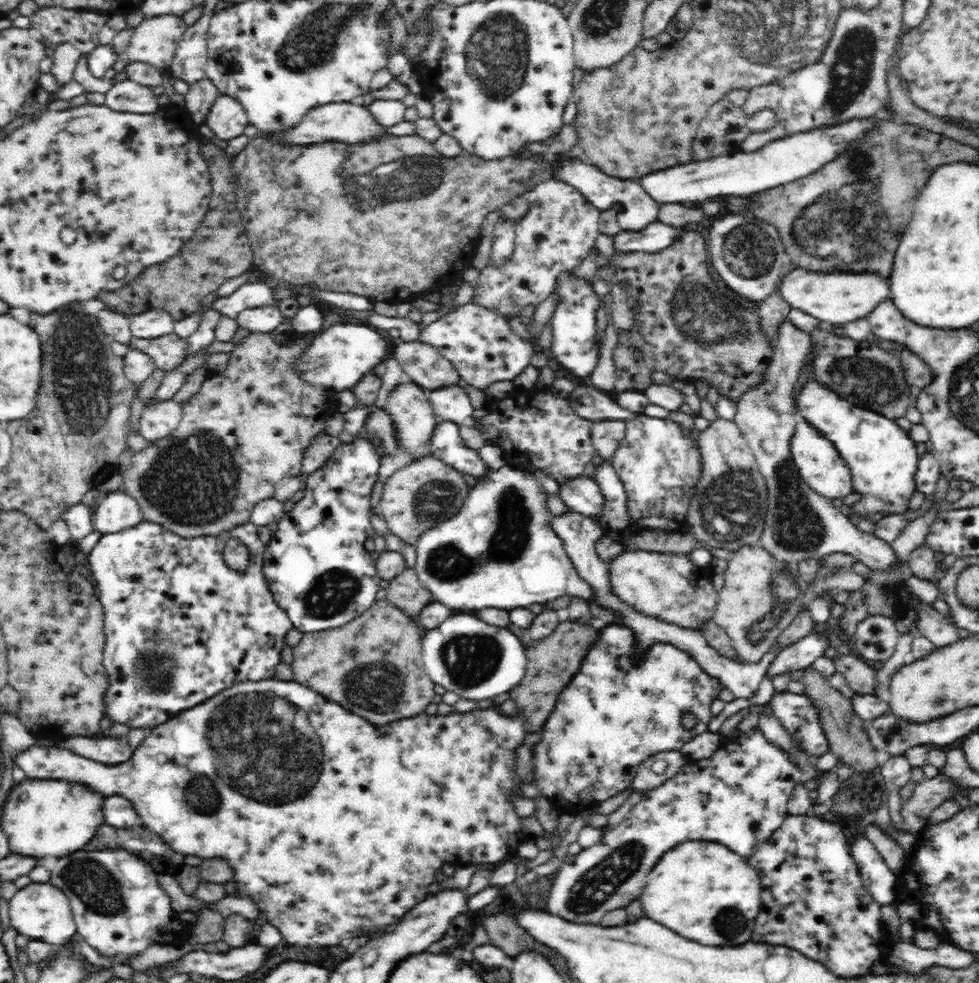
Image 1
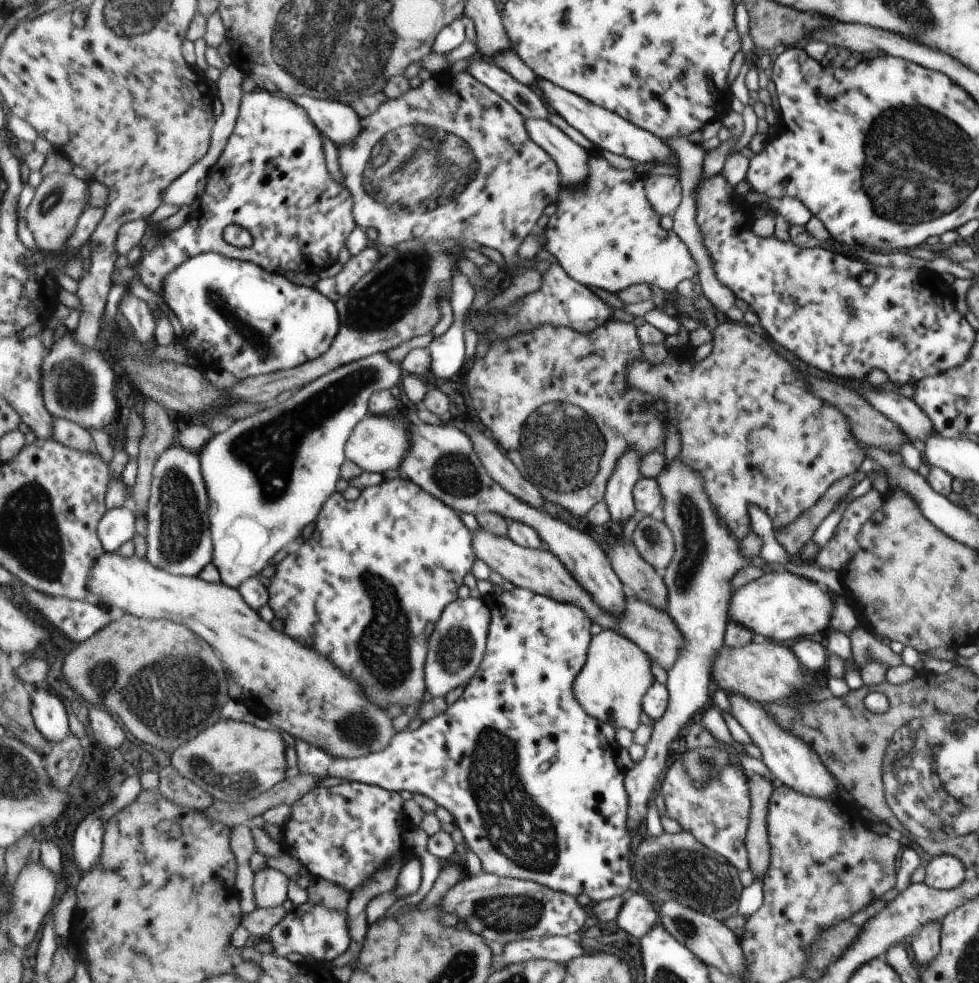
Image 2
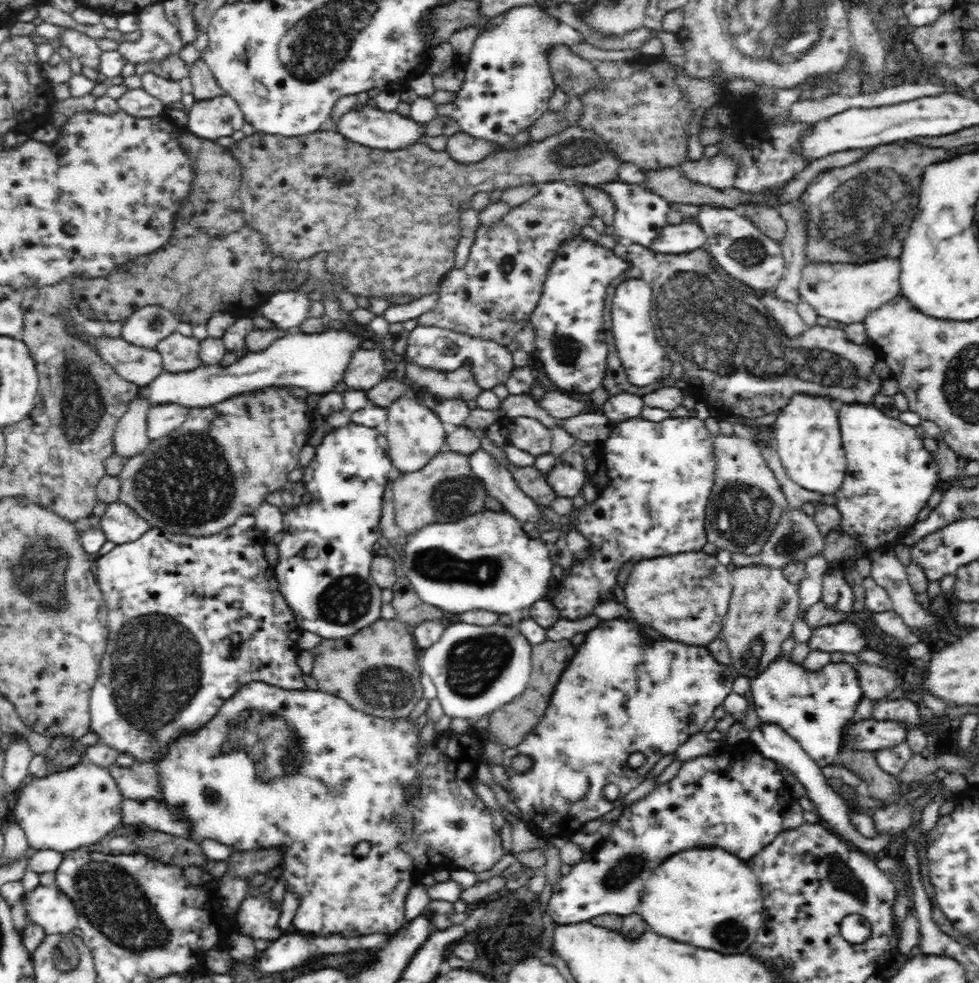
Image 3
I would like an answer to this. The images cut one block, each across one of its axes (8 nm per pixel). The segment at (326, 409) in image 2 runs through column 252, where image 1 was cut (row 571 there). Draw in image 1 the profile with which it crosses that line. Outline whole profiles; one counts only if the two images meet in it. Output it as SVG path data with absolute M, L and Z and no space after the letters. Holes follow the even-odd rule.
M508 463L494 472L488 470L483 476L476 477L476 484L469 487L458 512L430 528L420 542L415 544L417 560L414 569L433 596L433 600L418 613L418 623L422 627L436 626L456 610L502 608L510 611L517 607L528 608L535 603L544 605L562 596L569 596L586 602L591 616L602 618L610 625L620 625L625 619L623 612L602 605L597 590L578 574L565 549L564 539L554 531L553 518L550 496L536 474Z

